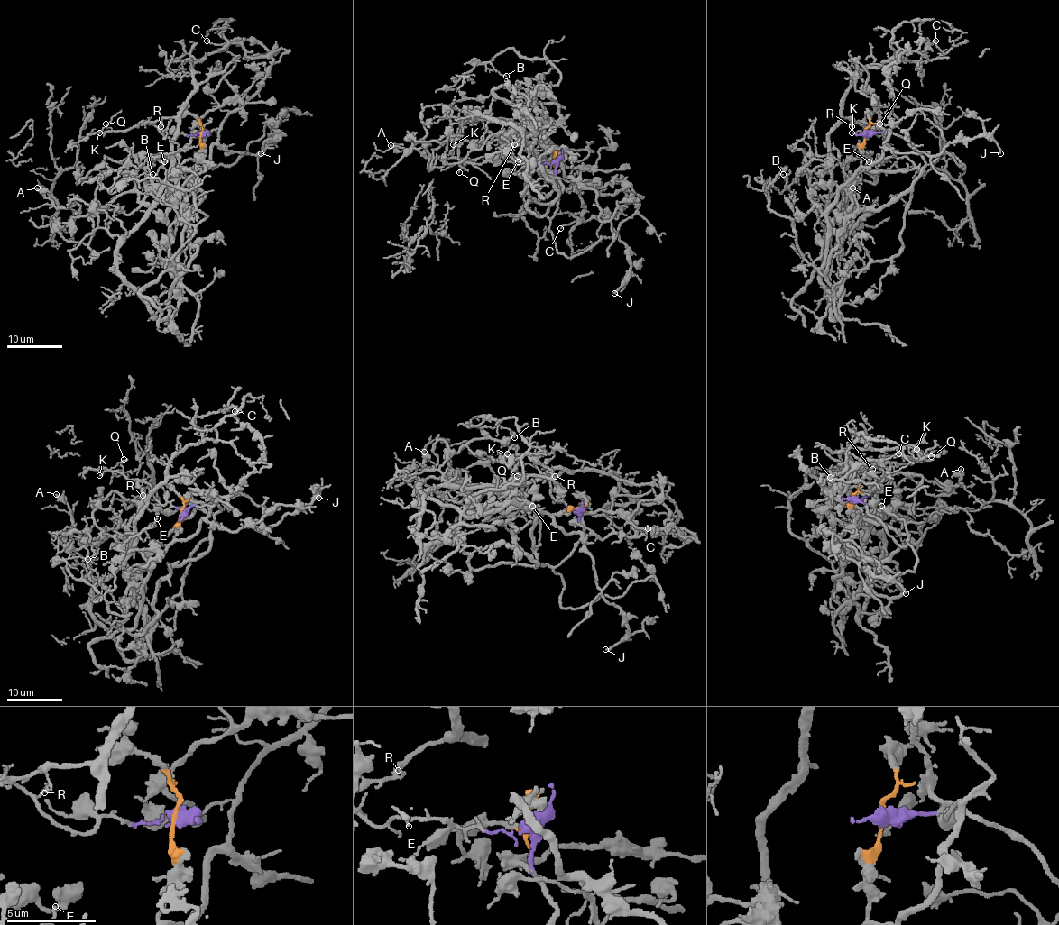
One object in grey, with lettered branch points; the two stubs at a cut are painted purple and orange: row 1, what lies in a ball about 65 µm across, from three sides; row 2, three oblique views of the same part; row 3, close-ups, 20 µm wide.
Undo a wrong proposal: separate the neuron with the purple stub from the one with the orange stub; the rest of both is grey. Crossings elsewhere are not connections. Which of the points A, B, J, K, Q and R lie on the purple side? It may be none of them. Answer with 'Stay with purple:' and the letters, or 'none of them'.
Stay with purple: A, B, K, Q, R

